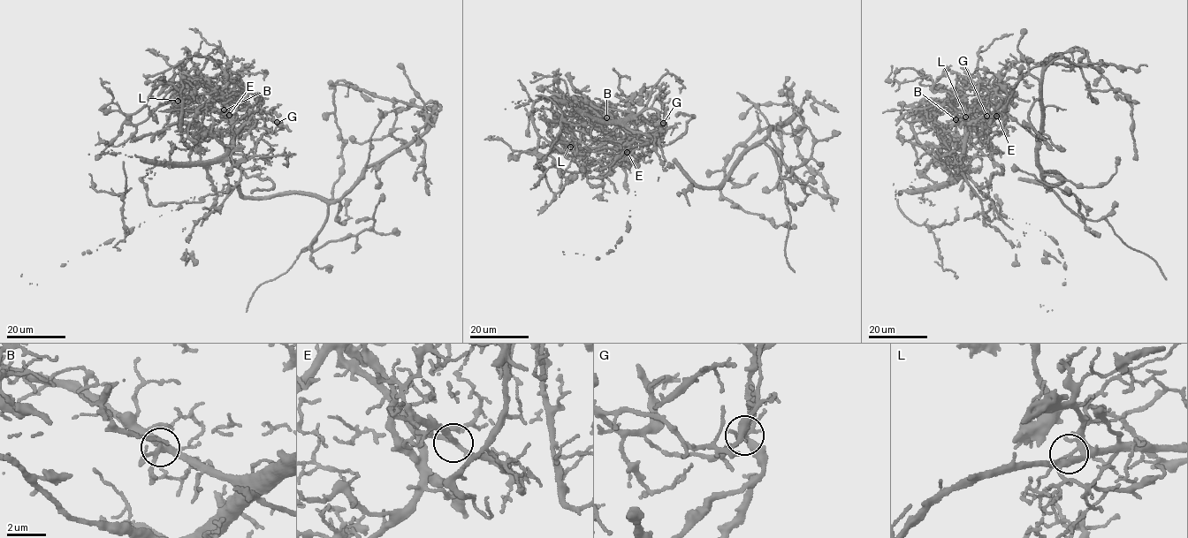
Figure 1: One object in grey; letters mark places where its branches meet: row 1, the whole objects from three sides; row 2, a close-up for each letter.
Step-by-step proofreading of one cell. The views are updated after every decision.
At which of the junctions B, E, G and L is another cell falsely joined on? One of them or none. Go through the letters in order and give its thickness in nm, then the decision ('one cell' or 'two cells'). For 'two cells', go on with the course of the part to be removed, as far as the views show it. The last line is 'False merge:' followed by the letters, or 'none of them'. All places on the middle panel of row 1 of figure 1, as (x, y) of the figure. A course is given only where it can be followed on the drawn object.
B: calibre 200 nm; one cell
E: calibre 200 nm; one cell
G: calibre 190 nm; two cells; course (663, 123), (665, 128), (651, 140), (617, 124), (574, 123), (574, 117), (611, 133), (628, 168), (631, 159)
L: calibre 180 nm; one cell
False merge: G

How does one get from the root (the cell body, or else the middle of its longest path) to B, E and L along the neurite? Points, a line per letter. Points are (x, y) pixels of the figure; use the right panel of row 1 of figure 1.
B: (1058, 183), (1045, 185), (1020, 180), (1004, 171), (967, 140), (981, 132), (966, 134), (963, 122), (955, 119)
E: (1058, 183), (1045, 185), (1020, 180), (968, 140), (984, 132), (982, 125), (996, 116)
L: (1058, 183), (1020, 180), (1004, 171), (967, 140), (981, 133), (965, 132), (969, 118), (979, 108), (965, 117)

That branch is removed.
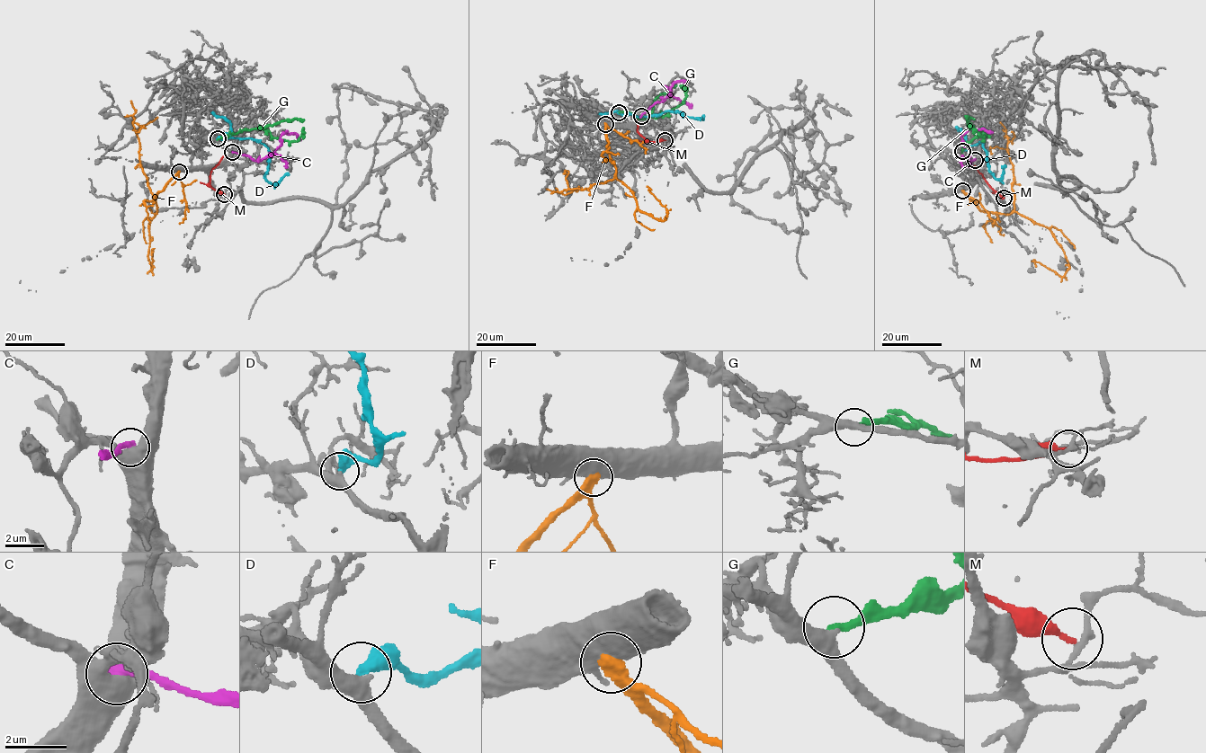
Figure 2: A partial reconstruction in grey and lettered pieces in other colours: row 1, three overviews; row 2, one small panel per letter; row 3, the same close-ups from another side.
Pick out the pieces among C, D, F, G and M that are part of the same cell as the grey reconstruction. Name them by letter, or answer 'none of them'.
none of them

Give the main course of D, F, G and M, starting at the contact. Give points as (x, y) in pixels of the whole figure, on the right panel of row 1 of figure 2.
D: (961, 152), (983, 141), (988, 169), (995, 178), (1002, 179), (1004, 169), (1001, 167)
F: (962, 190), (980, 210), (1016, 211), (1048, 227), (1068, 269), (1060, 277), (1034, 261), (1036, 266)
G: (962, 152), (968, 143), (981, 134), (980, 130), (986, 129), (987, 134), (979, 136), (967, 124)
M: (1004, 198), (994, 190), (974, 165)

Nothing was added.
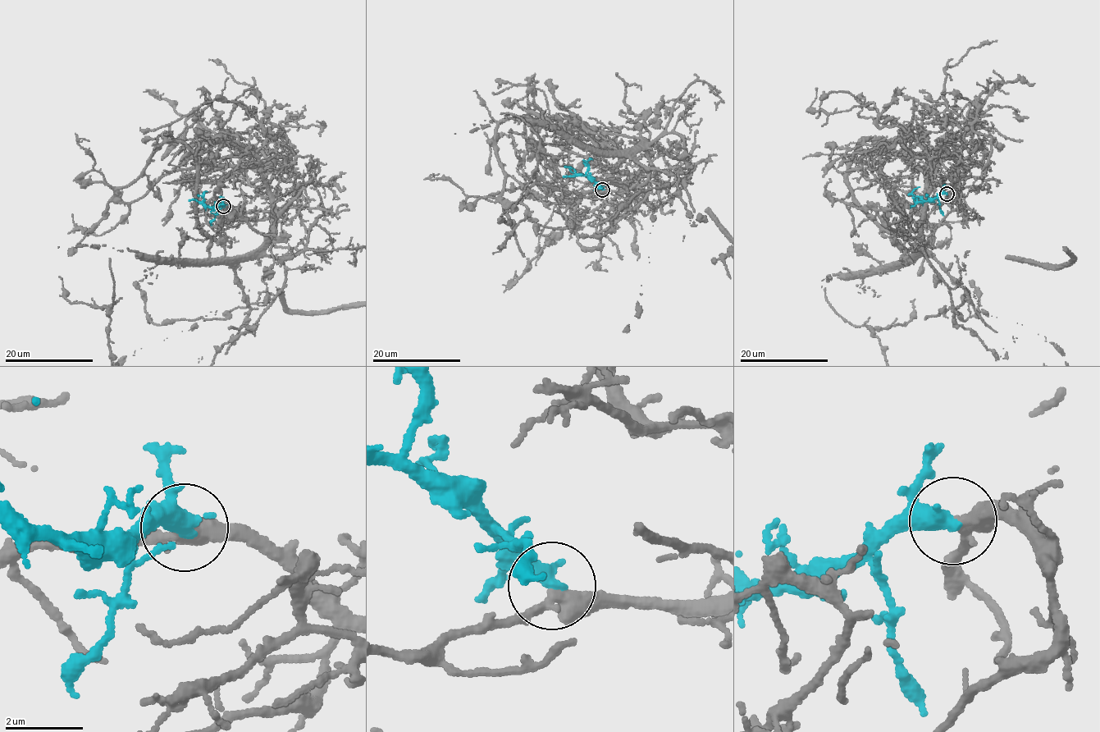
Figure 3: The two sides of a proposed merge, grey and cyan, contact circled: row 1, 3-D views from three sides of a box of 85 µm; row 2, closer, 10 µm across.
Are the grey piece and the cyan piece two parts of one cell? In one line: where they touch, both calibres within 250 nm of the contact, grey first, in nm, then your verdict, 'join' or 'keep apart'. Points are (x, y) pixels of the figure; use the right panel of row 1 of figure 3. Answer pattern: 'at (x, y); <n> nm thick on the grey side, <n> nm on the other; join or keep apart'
at (947, 194); 400 nm thick on the grey side, 480 nm on the other; join

